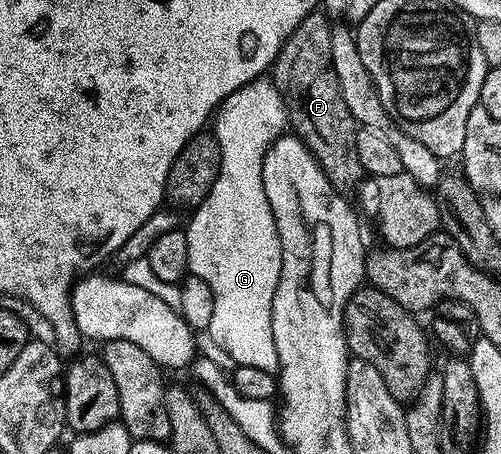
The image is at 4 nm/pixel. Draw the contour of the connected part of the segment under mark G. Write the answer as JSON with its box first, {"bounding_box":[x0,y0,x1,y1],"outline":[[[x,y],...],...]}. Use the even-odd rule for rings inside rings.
{"bounding_box":[184,80,284,374],"outline":[[[266,80],[248,82],[232,91],[232,95],[224,98],[218,106],[212,118],[212,132],[220,143],[220,175],[209,195],[191,212],[194,214],[190,217],[190,226],[186,225],[184,232],[188,239],[190,273],[198,276],[214,296],[214,306],[210,309],[209,340],[222,347],[234,365],[260,367],[260,371],[277,374],[278,356],[272,339],[272,299],[280,279],[282,248],[270,204],[262,191],[262,160],[275,138],[283,136],[284,97],[278,94],[272,82]]]}

